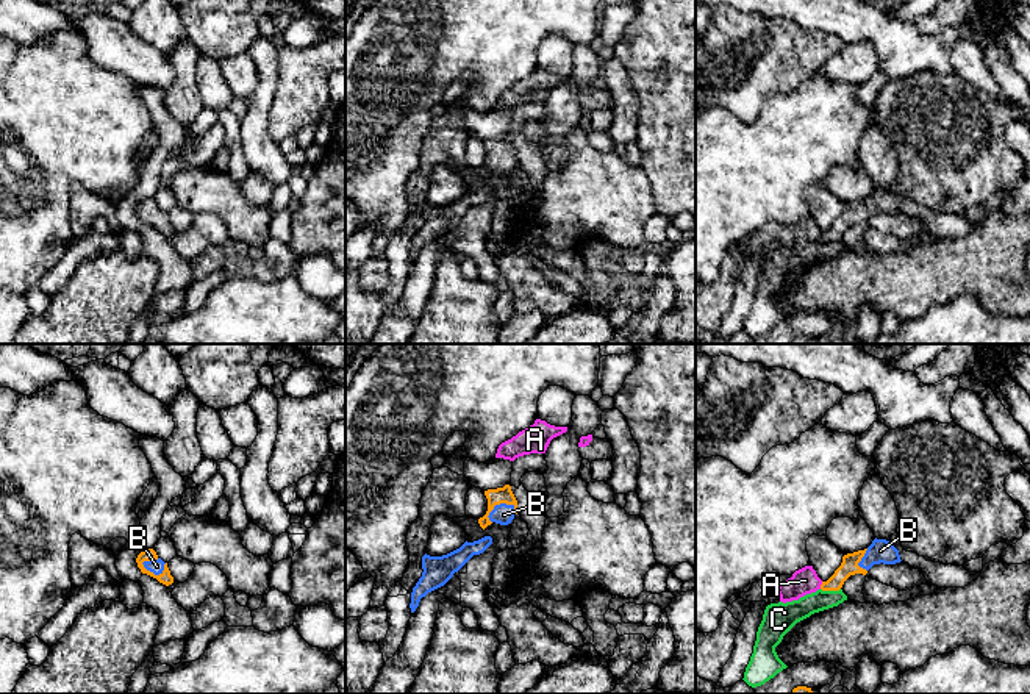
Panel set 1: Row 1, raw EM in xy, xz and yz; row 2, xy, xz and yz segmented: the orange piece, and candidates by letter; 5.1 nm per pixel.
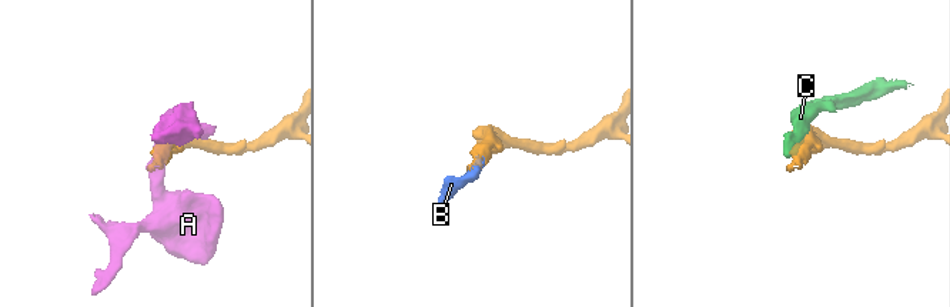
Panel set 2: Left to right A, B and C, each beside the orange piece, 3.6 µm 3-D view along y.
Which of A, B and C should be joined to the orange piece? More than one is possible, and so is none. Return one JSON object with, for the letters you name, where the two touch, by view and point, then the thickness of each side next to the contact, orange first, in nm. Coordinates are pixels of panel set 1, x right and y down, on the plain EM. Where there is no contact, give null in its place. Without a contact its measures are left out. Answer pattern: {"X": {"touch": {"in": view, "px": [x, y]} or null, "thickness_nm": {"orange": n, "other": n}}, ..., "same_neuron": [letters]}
{"B": {"touch": {"in": "xy", "px": [153, 224]}, "thickness_nm": {"orange": 70, "other": 80}}, "same_neuron": ["B"]}

